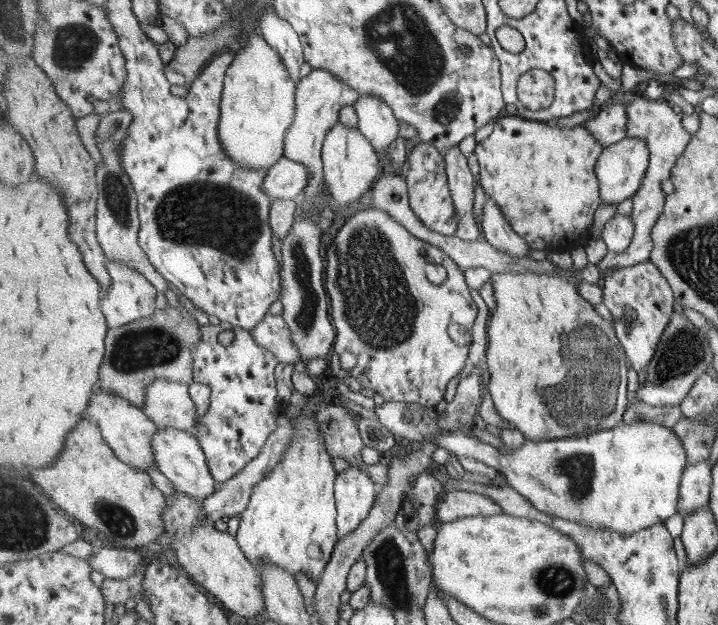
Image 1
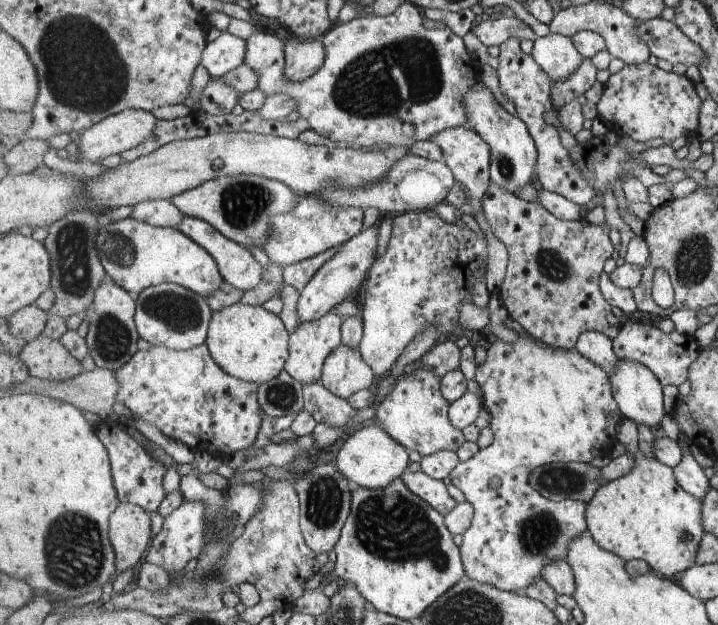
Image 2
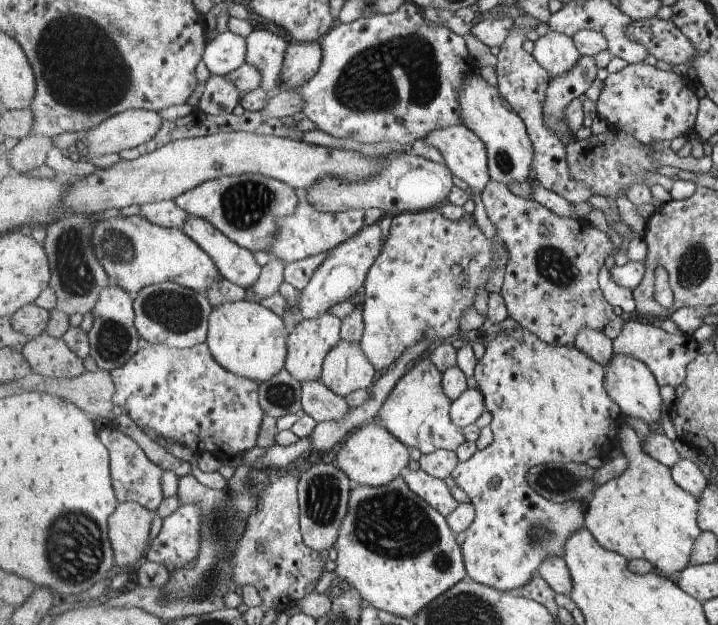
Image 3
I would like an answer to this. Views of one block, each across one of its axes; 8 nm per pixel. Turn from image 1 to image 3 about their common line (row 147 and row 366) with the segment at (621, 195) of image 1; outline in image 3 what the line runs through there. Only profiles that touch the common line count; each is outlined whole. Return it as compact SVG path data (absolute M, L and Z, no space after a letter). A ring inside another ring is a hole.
M616 354L612 364L605 370L608 392L611 399L619 404L624 415L643 420L649 425L660 422L663 405L661 386L647 364L628 355Z

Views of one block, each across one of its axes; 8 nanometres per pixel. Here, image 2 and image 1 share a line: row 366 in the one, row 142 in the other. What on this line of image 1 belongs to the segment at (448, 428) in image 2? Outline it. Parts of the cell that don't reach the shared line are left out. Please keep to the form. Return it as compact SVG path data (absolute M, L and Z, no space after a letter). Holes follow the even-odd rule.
M421 142L413 147L408 156L406 181L410 206L419 220L423 221L431 230L444 235L455 235L459 228L459 218L455 214L454 198L450 189L446 159L435 146Z

